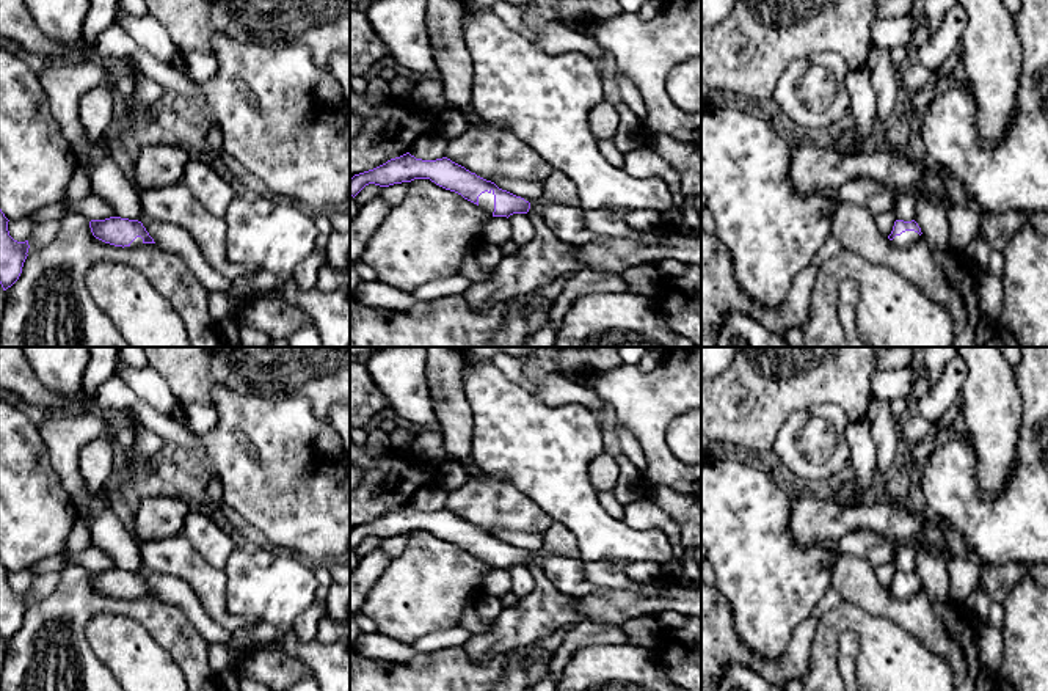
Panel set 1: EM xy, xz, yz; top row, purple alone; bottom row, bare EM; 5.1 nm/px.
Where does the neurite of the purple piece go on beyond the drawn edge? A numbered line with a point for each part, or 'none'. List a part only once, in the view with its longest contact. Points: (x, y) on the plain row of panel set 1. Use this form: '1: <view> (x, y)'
1: xz (485, 552)

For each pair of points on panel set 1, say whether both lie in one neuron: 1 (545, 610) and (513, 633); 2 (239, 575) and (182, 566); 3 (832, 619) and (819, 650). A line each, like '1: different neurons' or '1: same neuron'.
1: same neuron
2: different neurons
3: same neuron

